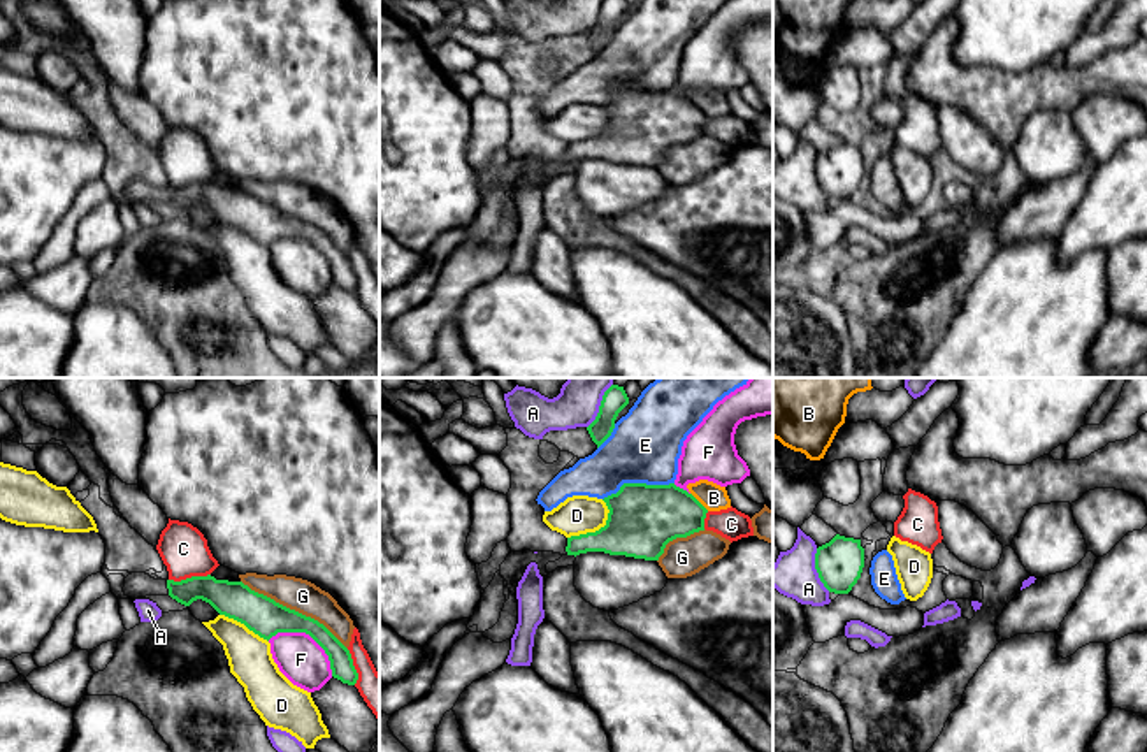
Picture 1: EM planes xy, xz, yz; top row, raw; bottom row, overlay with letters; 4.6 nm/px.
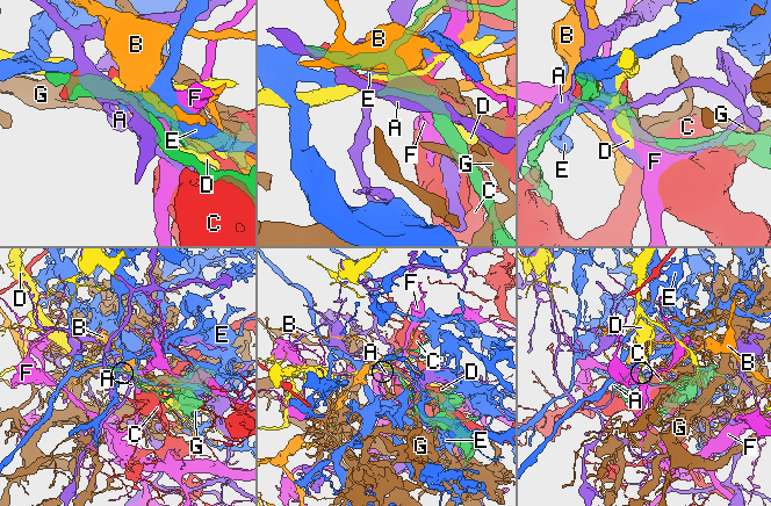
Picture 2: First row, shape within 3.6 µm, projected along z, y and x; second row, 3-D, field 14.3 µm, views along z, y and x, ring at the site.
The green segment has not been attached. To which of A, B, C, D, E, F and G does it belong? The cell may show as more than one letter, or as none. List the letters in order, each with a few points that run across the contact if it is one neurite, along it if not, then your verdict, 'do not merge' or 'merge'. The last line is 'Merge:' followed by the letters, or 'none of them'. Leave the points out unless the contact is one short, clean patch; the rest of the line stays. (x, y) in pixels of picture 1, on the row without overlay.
A: do not merge
B: do not merge
C: do not merge
D: do not merge
E: do not merge
F: do not merge
G: do not merge
Merge: none of them

